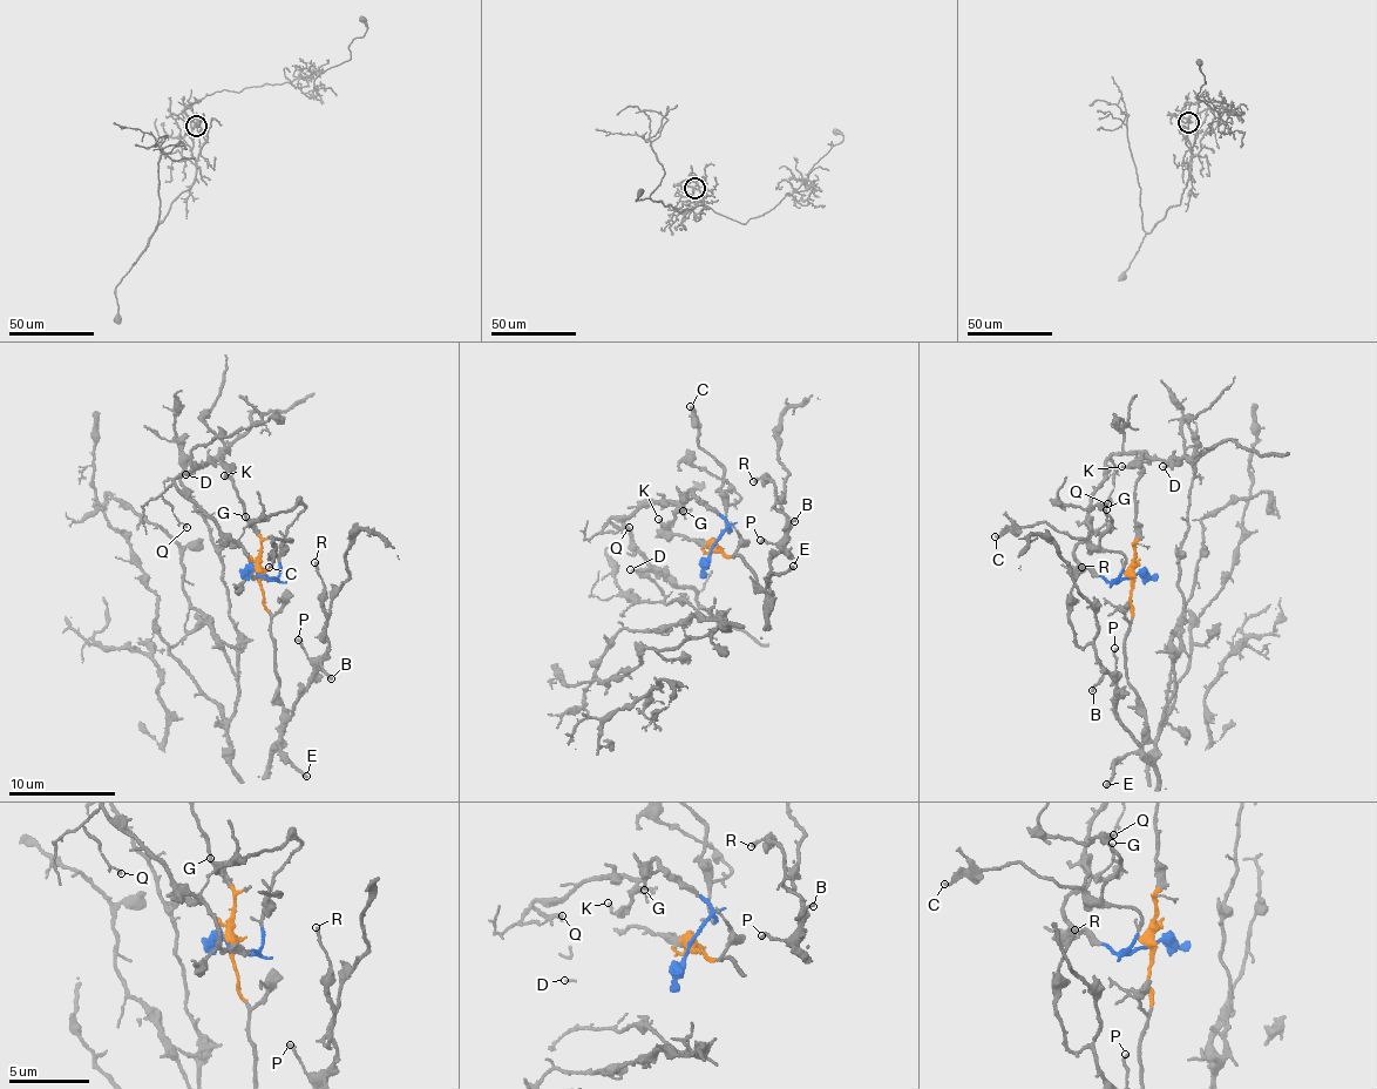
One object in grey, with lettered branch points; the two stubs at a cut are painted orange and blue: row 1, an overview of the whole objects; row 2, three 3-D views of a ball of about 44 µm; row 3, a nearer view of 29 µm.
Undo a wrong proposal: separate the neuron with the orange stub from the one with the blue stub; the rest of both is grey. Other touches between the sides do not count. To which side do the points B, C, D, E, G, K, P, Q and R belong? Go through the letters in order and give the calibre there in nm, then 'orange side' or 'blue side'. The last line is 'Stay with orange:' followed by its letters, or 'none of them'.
B: calibre 180 nm; orange side
C: calibre 160 nm; blue side
D: calibre 120 nm; blue side
E: calibre 240 nm; orange side
G: calibre 160 nm; blue side
K: calibre 260 nm; orange side
P: calibre 170 nm; orange side
Q: calibre 120 nm; blue side
R: calibre 200 nm; orange side
Stay with orange: B, E, K, P, R

